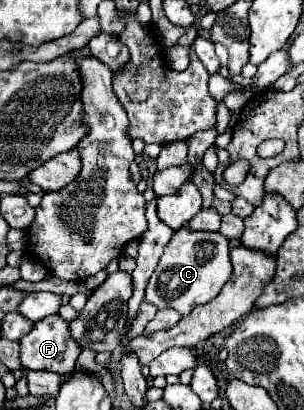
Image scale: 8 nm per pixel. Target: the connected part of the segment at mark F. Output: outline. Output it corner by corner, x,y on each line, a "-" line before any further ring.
48,316
48,318
36,322
32,332
20,340
20,360
22,360
22,366
28,370
48,370
48,372
56,372
60,376
70,374
76,368
76,358
80,352
82,352
82,348
72,338
68,322
60,316

